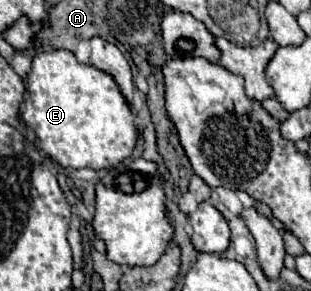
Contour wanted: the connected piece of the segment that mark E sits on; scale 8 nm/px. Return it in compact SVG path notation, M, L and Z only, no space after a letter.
M67 50L39 52L27 76L27 98L21 120L41 142L41 150L63 168L103 170L125 160L137 142L133 114L121 96L115 80L93 68L79 64Z

